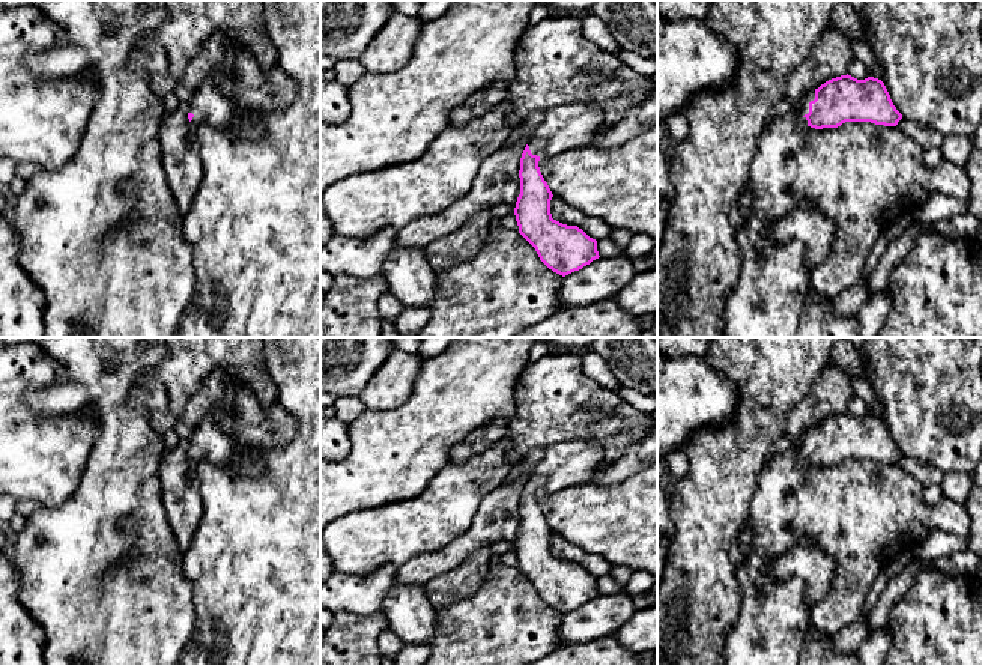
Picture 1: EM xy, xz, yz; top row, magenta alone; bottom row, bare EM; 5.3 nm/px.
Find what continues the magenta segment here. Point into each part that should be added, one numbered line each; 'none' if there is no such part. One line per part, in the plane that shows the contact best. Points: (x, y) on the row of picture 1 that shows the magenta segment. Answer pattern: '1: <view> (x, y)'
1: yz (800, 107)

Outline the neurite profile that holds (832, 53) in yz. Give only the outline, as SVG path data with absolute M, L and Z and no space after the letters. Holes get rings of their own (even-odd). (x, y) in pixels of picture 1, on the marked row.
M830 27L823 32L809 56L787 78L783 96L791 102L826 81L847 75L848 63L854 60L850 39Z

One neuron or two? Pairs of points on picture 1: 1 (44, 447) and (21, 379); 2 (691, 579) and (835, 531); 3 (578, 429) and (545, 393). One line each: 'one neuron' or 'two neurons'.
1: one neuron
2: two neurons
3: one neuron

